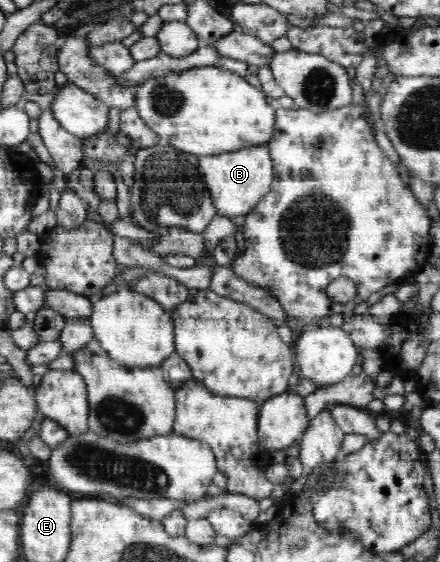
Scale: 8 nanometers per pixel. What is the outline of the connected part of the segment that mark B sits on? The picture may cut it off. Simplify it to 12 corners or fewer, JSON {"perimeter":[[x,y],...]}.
{"perimeter":[[268,146],[199,157],[216,215],[238,220],[269,193]]}

